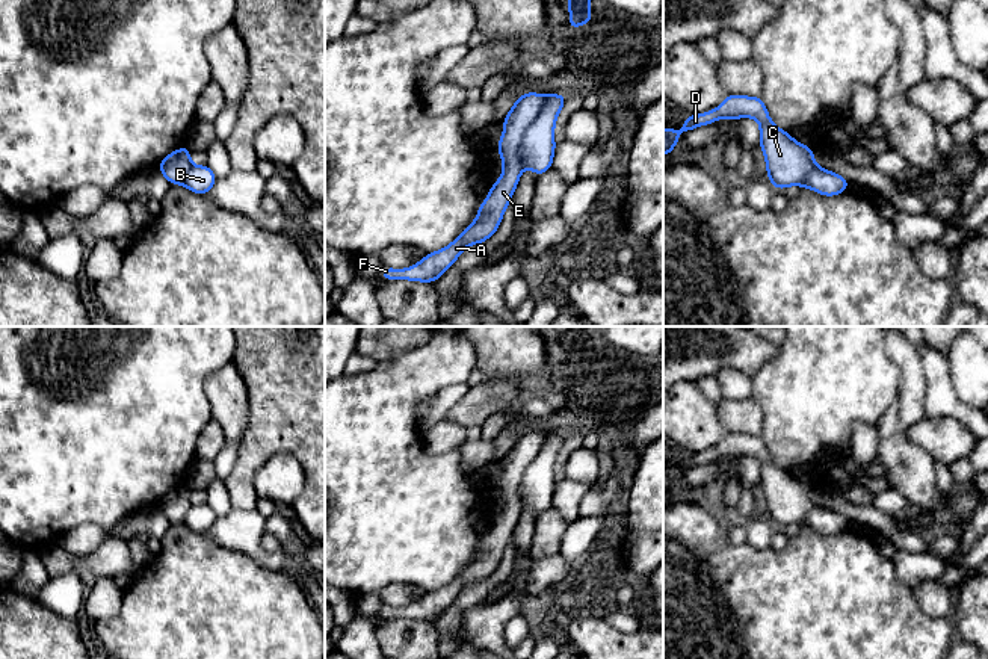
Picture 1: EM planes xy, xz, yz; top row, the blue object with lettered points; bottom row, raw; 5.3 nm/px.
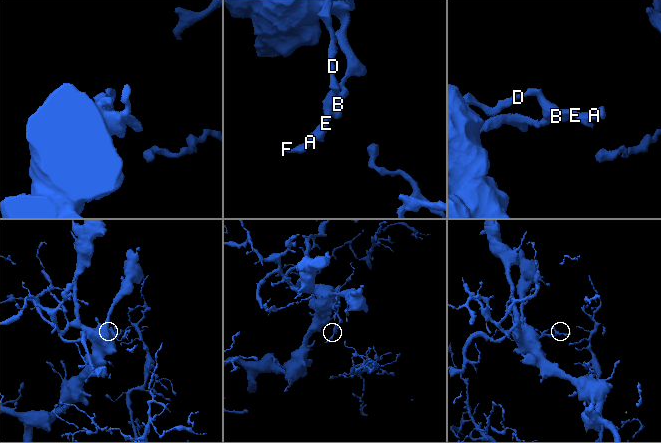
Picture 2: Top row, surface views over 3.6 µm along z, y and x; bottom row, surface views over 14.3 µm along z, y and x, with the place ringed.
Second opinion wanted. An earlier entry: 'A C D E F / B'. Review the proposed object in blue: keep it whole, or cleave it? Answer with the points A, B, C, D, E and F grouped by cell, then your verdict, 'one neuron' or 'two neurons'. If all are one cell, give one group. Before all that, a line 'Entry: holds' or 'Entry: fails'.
Entry: fails
groups A B C D E F; one neuron

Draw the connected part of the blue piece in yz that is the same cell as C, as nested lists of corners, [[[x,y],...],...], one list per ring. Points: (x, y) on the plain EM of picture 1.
[[[727,434],[718,447],[701,453],[687,453],[681,467],[663,469],[663,494],[674,487],[680,473],[695,466],[712,463],[721,456],[755,456],[760,461],[760,487],[766,496],[767,518],[781,529],[787,524],[810,526],[814,531],[834,535],[849,528],[848,518],[822,508],[814,499],[811,485],[798,482],[787,470],[778,467],[767,453],[761,435]]]

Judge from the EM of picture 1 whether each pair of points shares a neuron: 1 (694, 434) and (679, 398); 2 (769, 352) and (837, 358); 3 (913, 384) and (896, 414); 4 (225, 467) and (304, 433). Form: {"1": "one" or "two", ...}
{"1": "one", "2": "two", "3": "one", "4": "two"}

